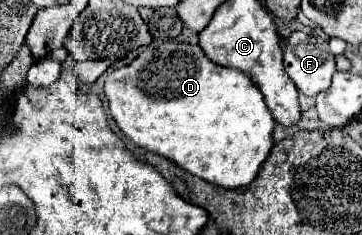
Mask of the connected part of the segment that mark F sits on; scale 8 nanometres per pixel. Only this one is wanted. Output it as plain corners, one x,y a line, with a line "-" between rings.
296,30
284,44
284,68
296,88
306,96
318,96
330,86
336,72
334,54
328,52
326,40

